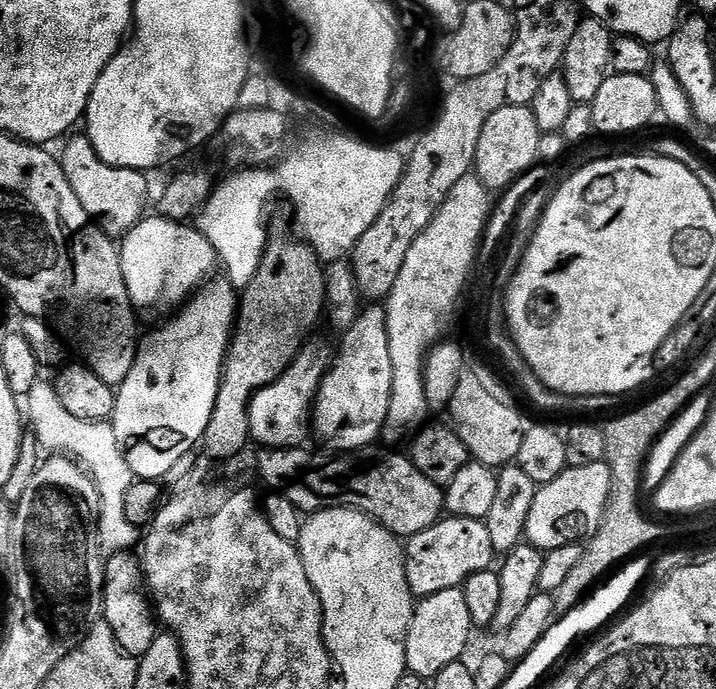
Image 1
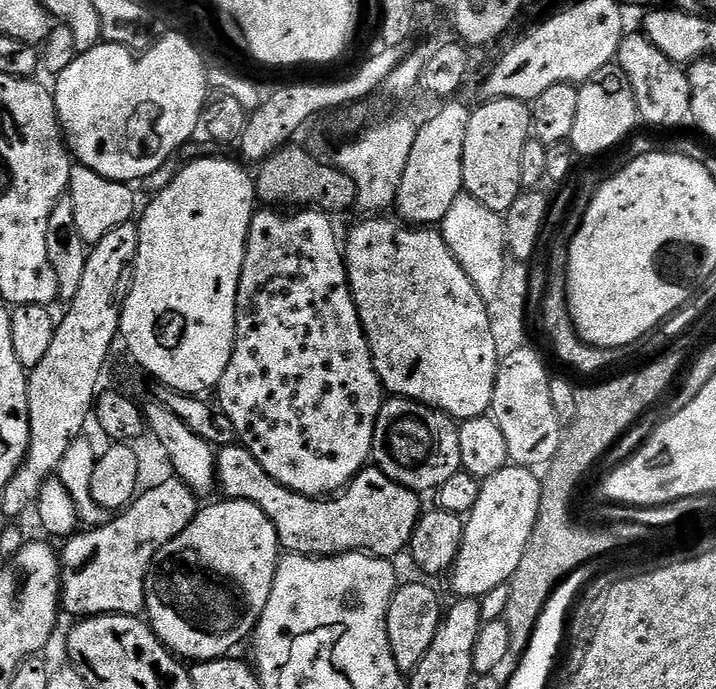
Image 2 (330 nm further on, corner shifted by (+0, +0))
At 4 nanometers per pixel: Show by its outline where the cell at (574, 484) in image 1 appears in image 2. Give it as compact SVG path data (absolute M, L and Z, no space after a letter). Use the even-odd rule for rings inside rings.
M509 466L483 480L478 500L464 520L464 537L450 579L455 595L479 598L511 580L534 532L542 480L533 469Z

